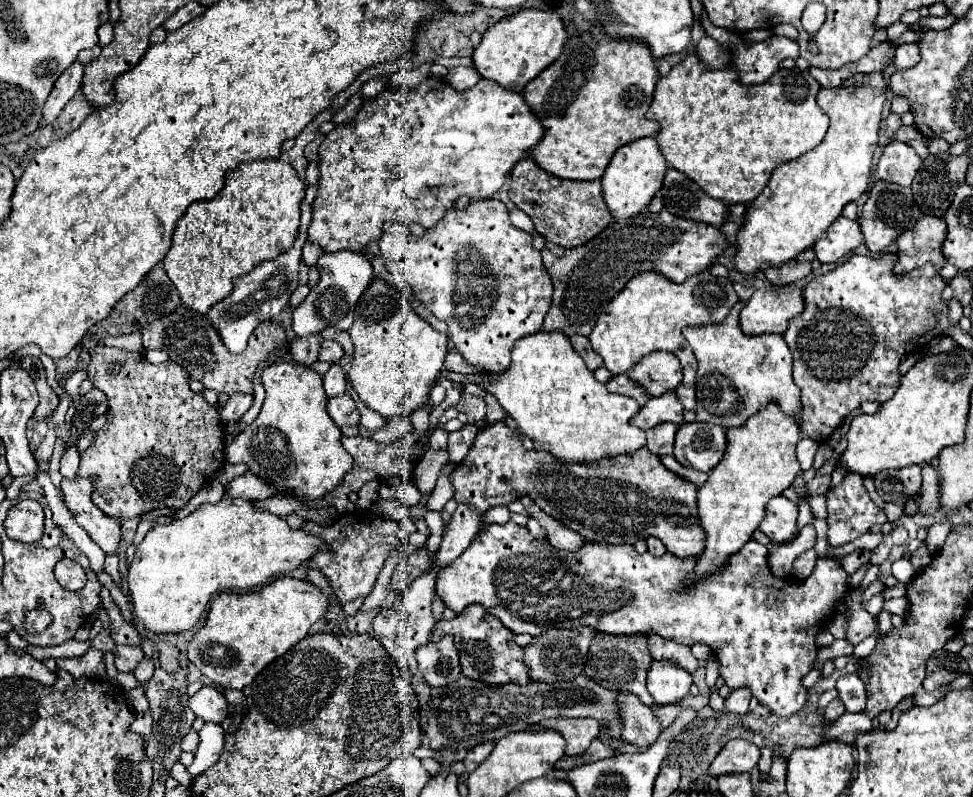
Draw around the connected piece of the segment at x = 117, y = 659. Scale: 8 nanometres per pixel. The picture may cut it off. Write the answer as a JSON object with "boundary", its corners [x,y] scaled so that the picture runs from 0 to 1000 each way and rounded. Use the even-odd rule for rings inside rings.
{"boundary":[[[119,809],[119,814],[115,814],[115,819],[117,819],[117,834],[125,844],[138,842],[140,834],[148,827],[146,814],[144,812],[134,812],[134,809]]]}

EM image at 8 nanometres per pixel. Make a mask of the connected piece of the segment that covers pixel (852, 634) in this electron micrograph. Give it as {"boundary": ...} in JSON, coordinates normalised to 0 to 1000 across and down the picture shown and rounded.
{"boundary":[[[874,742],[874,747],[869,747],[869,757],[874,764],[869,797],[872,797],[874,807],[882,809],[890,799],[898,797],[898,792],[902,789],[902,777],[900,777],[900,772],[892,769],[887,759],[884,759],[884,747],[880,742]]]}

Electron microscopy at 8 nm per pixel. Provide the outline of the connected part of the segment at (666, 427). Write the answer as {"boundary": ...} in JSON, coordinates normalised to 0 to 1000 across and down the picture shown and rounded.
{"boundary":[[[678,531],[670,538],[664,541],[664,551],[666,551],[666,563],[674,571],[689,571],[693,566],[693,546],[697,541],[697,533],[693,531]]]}

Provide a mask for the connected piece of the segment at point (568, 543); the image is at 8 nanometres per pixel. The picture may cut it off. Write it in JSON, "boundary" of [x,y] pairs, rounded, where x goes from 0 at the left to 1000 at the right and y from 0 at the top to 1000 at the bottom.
{"boundary":[[[539,621],[532,626],[545,649],[549,649],[557,664],[561,664],[561,671],[563,671],[563,679],[565,684],[569,684],[571,689],[582,689],[582,691],[592,691],[596,684],[600,684],[600,676],[594,671],[594,669],[588,669],[586,664],[582,664],[580,659],[576,659],[576,654],[571,654],[569,649],[563,649],[563,644],[559,644],[549,629],[547,624]]]}

